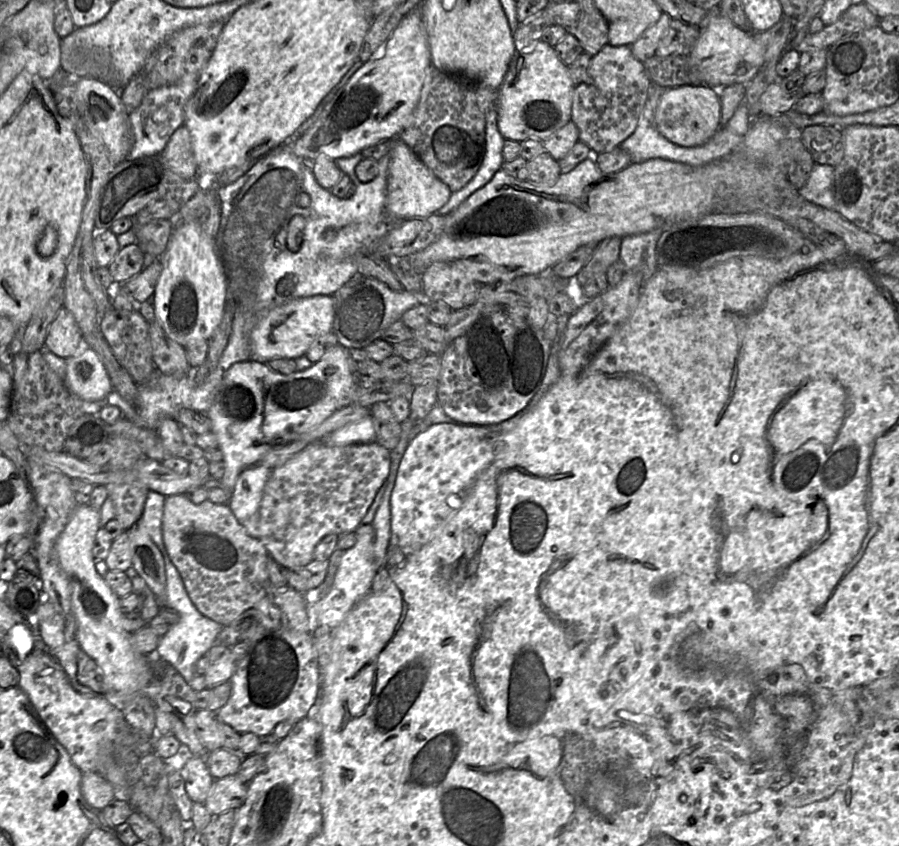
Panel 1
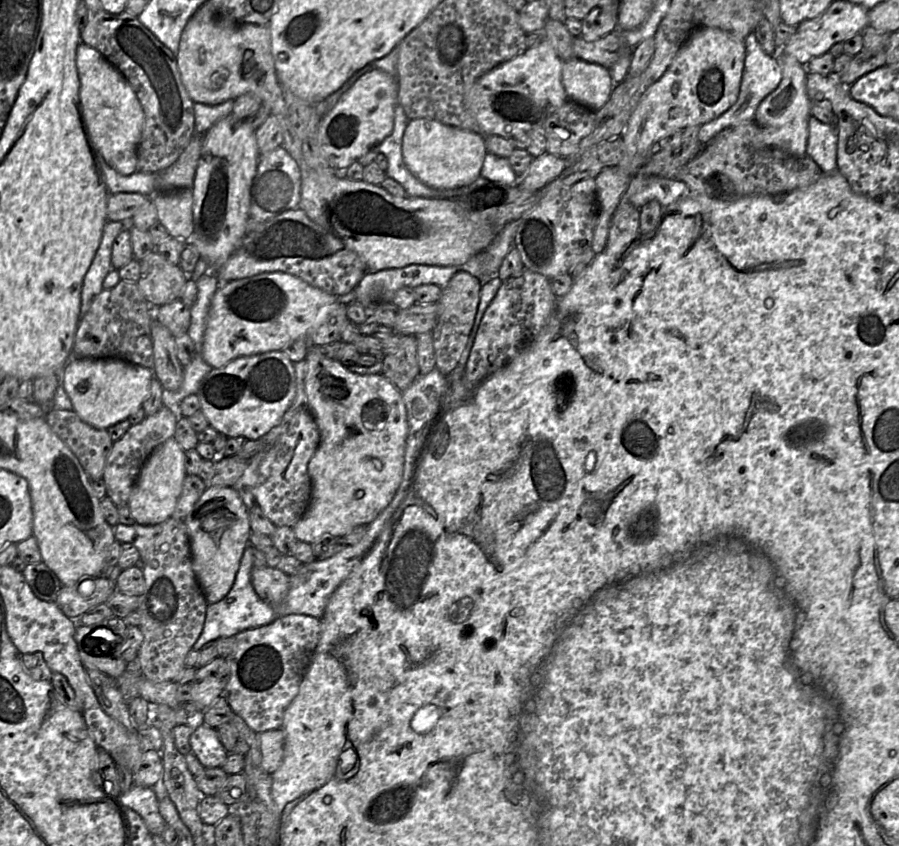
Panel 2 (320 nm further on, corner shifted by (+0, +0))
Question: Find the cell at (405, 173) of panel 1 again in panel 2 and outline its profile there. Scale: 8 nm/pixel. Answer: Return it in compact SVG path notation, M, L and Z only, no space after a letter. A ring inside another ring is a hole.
M426 118L410 120L402 140L406 167L422 183L435 189L455 189L475 182L487 153L484 136Z

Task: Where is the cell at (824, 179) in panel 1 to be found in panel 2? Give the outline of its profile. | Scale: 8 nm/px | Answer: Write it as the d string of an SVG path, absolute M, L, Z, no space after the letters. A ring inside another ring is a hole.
M810 115L805 154L810 156L823 173L836 170L837 133L833 124L826 124Z

